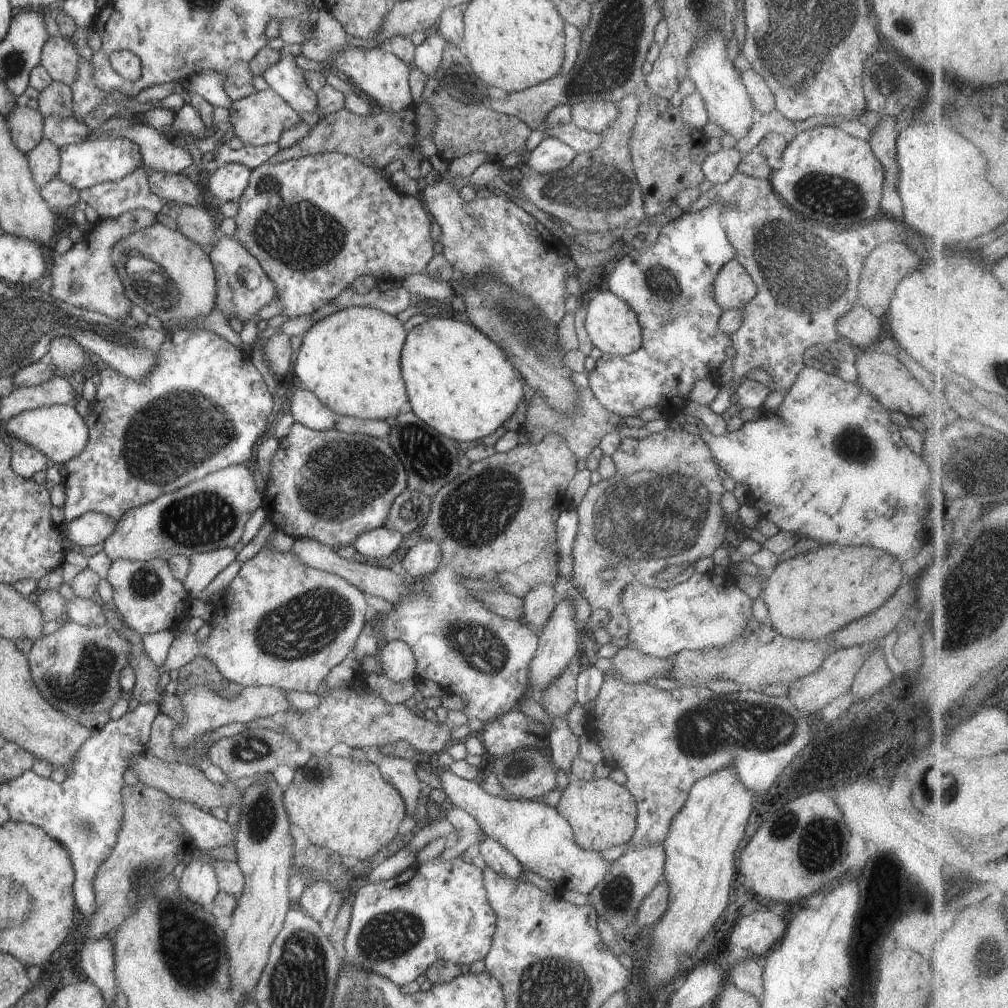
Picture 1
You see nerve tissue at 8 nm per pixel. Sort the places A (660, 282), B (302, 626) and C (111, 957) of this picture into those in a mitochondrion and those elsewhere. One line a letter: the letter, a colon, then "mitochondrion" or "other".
A: mitochondrion
B: mitochondrion
C: other

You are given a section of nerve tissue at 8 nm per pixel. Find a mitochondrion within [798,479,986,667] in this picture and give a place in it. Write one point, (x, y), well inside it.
(957, 641)

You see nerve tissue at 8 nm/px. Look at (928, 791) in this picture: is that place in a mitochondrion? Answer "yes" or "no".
yes

